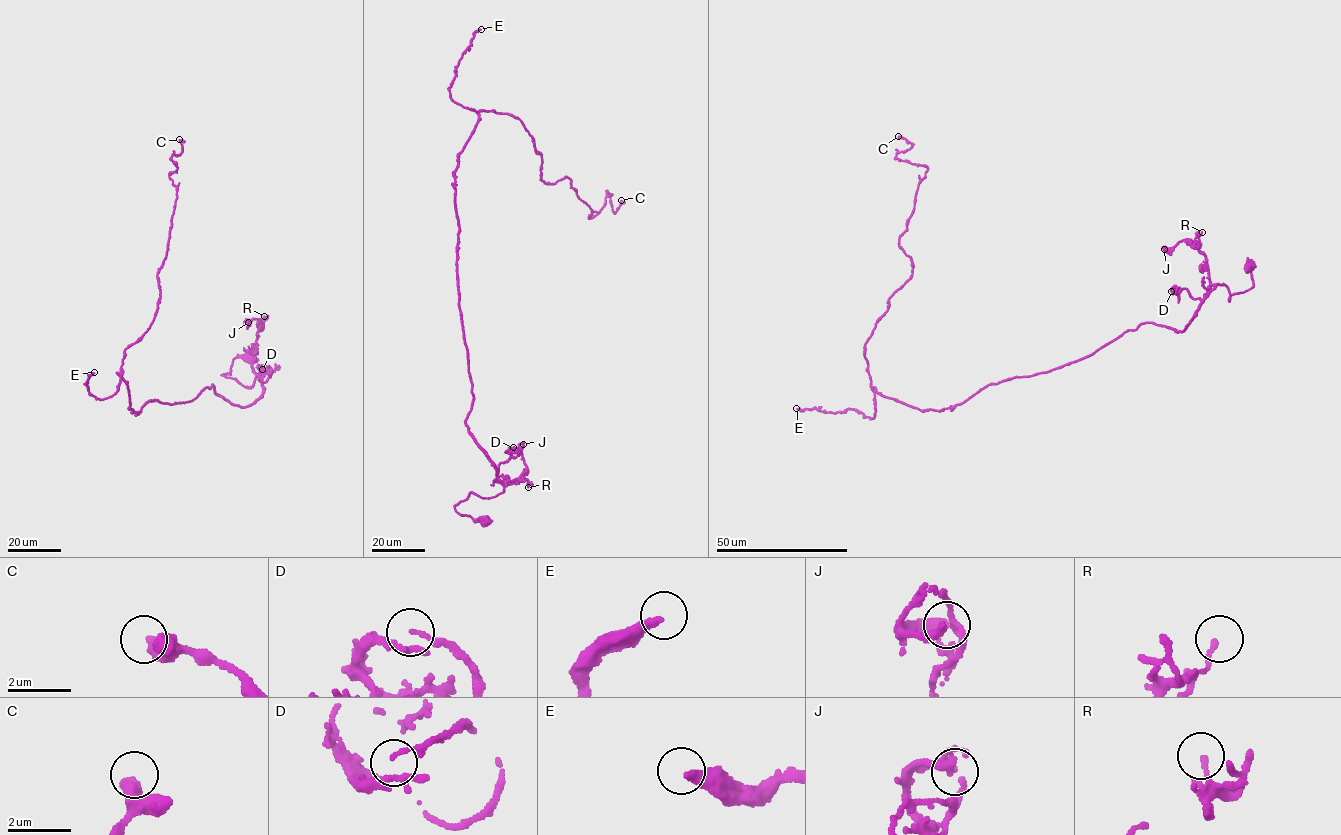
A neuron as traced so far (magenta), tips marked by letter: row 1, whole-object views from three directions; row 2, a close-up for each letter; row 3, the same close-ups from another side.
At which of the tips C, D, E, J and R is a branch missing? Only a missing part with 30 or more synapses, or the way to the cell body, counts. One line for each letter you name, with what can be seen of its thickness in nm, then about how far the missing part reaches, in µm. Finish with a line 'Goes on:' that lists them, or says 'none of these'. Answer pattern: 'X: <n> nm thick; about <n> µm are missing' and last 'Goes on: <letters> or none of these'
E: 320 nm thick; about 90 µm are missing
Goes on: E

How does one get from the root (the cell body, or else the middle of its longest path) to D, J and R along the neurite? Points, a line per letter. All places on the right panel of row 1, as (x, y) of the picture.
D: (1249, 268), (1252, 288), (1230, 300), (1229, 290), (1220, 284), (1202, 300), (1185, 288), (1172, 286), (1171, 291)
J: (1249, 268), (1252, 288), (1230, 300), (1228, 288), (1217, 284), (1205, 298), (1205, 256), (1188, 239), (1164, 249)
R: (1249, 268), (1252, 288), (1230, 300), (1228, 288), (1217, 284), (1205, 298), (1206, 257), (1195, 239), (1202, 232)

